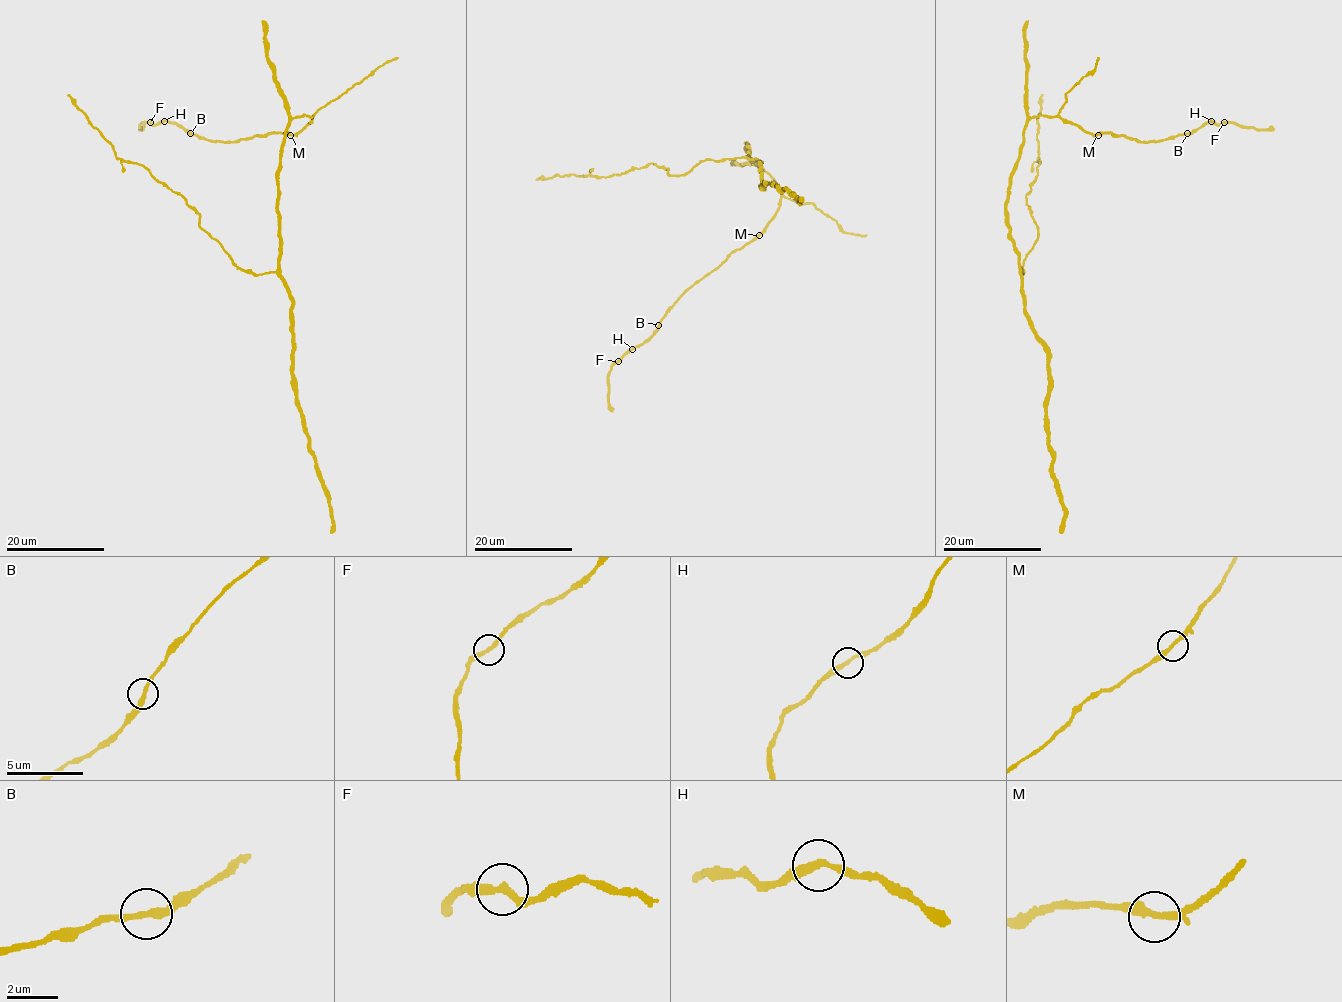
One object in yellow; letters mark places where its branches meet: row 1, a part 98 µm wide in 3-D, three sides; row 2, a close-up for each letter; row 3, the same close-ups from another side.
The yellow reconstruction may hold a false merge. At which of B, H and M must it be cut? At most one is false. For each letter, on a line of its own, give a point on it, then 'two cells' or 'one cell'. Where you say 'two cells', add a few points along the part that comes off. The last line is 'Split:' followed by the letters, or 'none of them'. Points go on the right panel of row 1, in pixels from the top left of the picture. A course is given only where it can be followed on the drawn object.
B: at (1187, 133); one cell
H: at (1211, 121); one cell
M: at (1098, 135); one cell
Split: none of them

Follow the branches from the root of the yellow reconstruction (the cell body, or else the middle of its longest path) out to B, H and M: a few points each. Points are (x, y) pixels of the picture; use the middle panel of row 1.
B: (747, 150), (750, 158), (778, 186), (781, 202), (775, 216), (756, 236), (696, 280), (658, 325)
H: (747, 150), (778, 186), (781, 202), (775, 216), (756, 236), (696, 280), (666, 314), (658, 328), (633, 349)
M: (747, 150), (781, 192), (775, 216), (759, 235)

